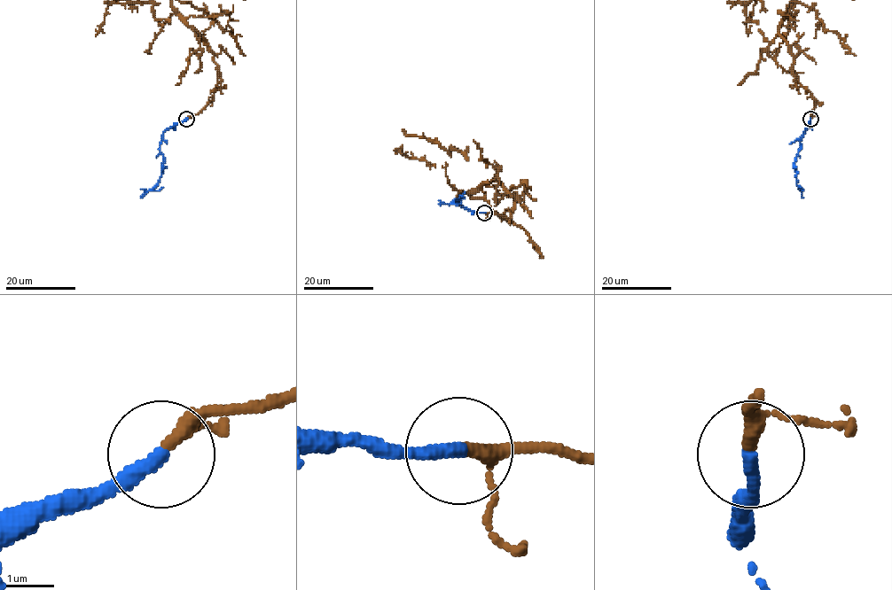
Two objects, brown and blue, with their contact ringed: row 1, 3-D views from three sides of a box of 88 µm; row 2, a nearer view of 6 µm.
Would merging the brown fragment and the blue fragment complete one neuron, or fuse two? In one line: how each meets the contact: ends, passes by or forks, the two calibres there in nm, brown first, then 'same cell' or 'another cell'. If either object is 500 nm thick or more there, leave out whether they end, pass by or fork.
brown passes by; blue ends there; 220 nm thick on the brown side, 320 nm on the other; same cell

